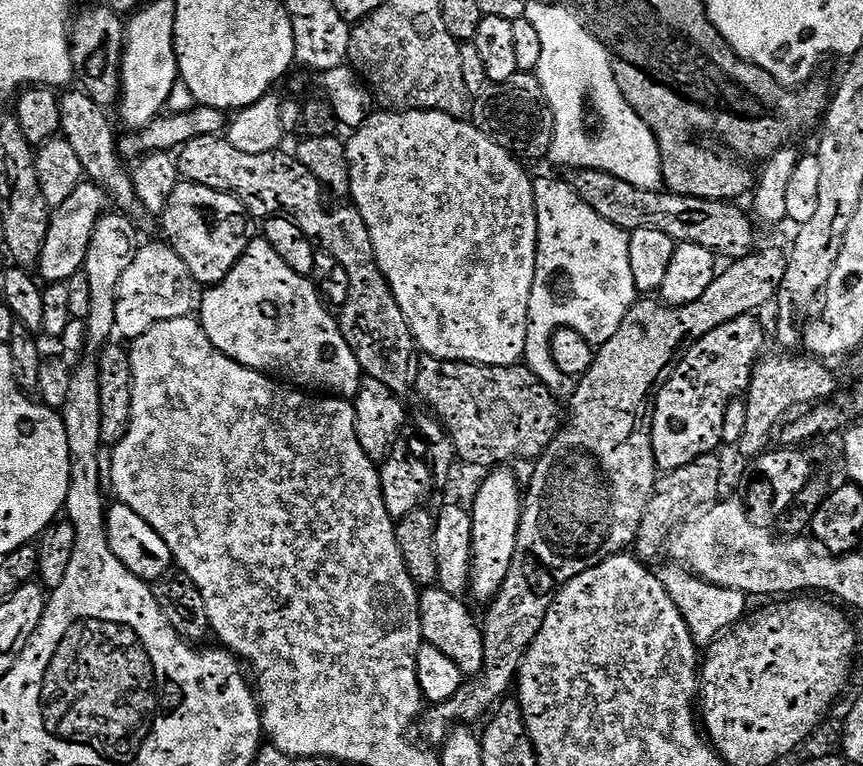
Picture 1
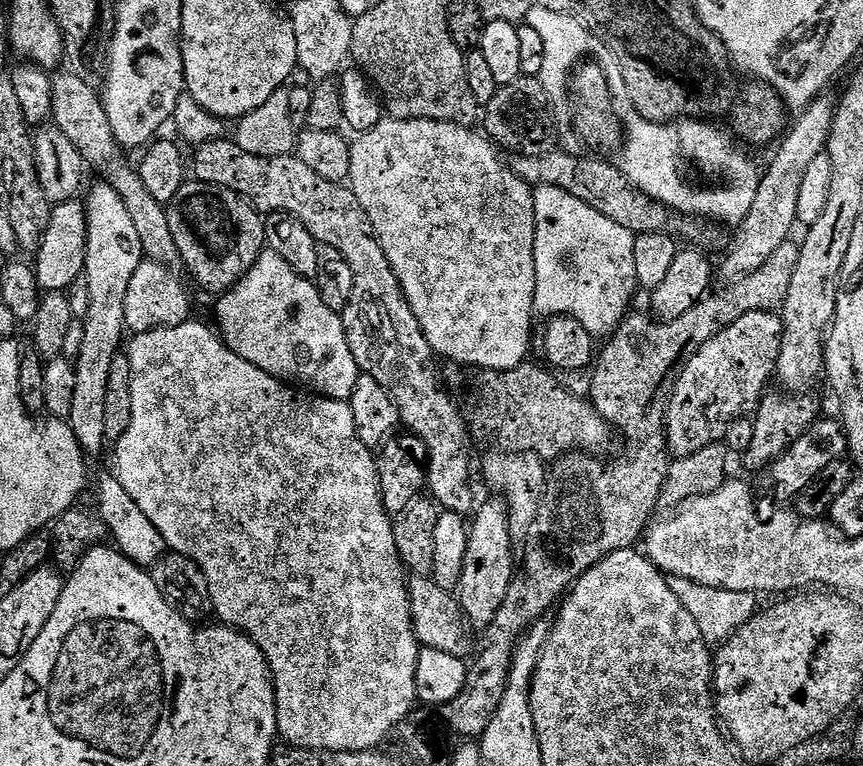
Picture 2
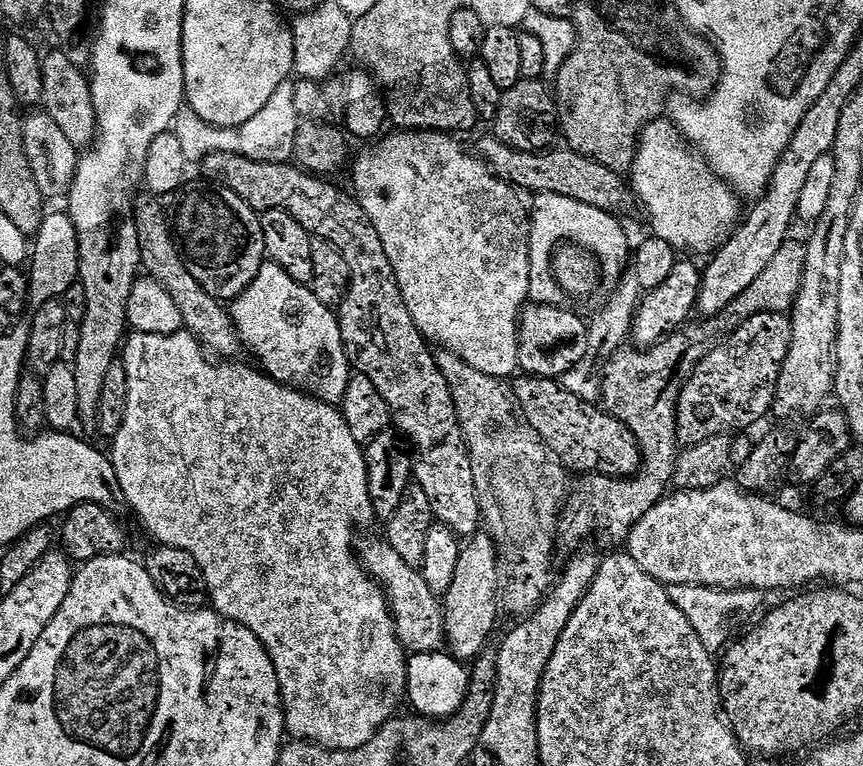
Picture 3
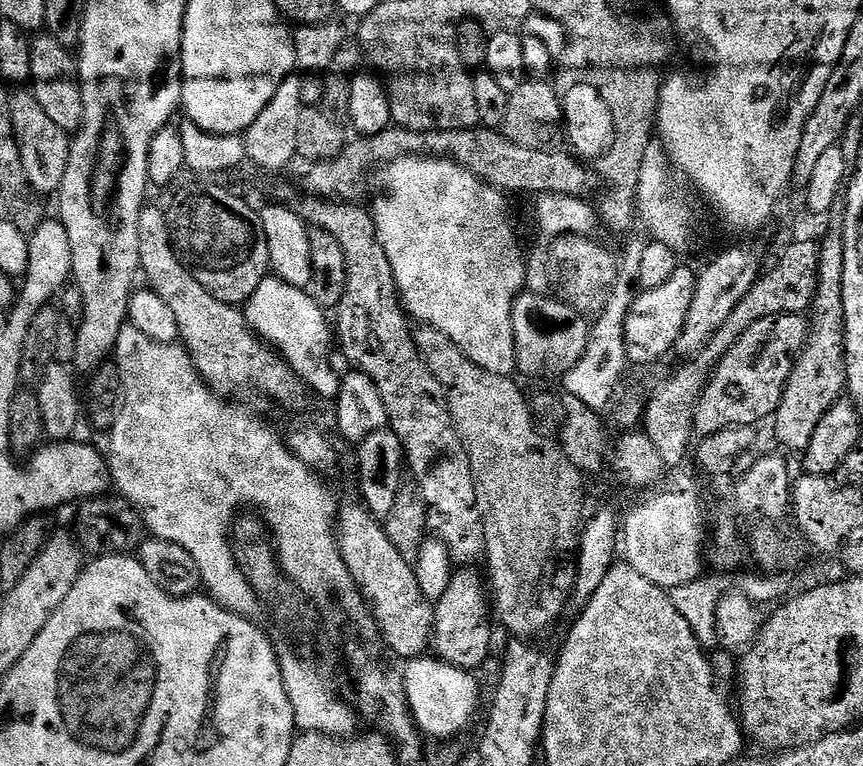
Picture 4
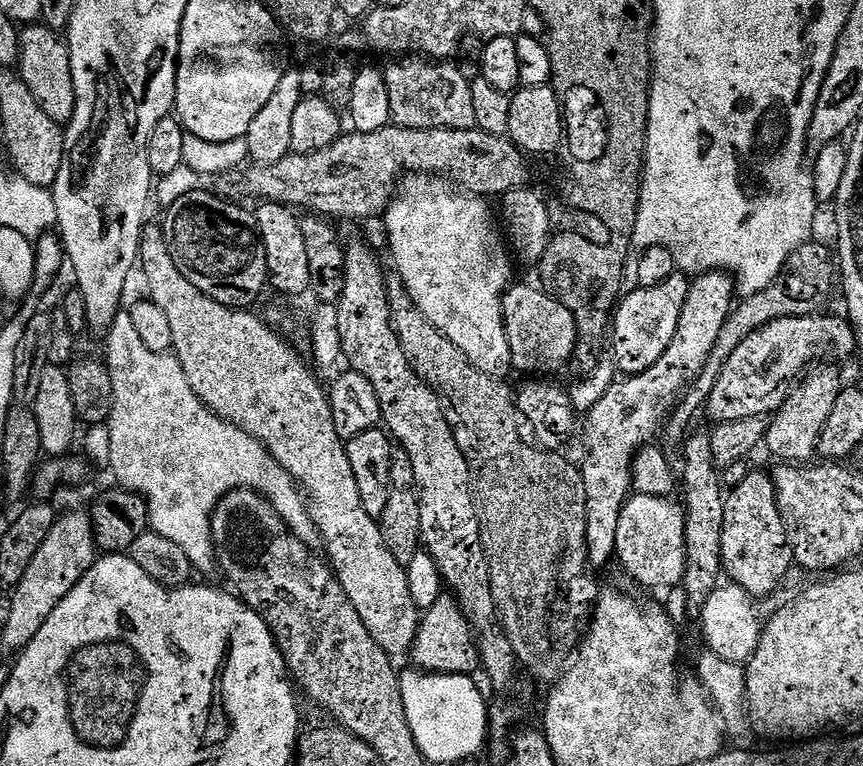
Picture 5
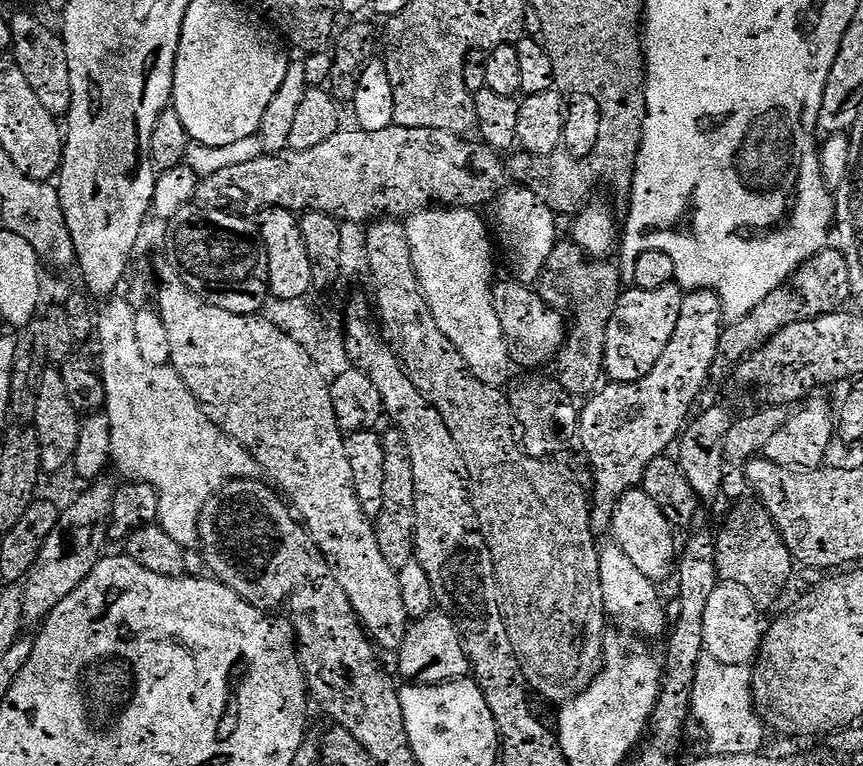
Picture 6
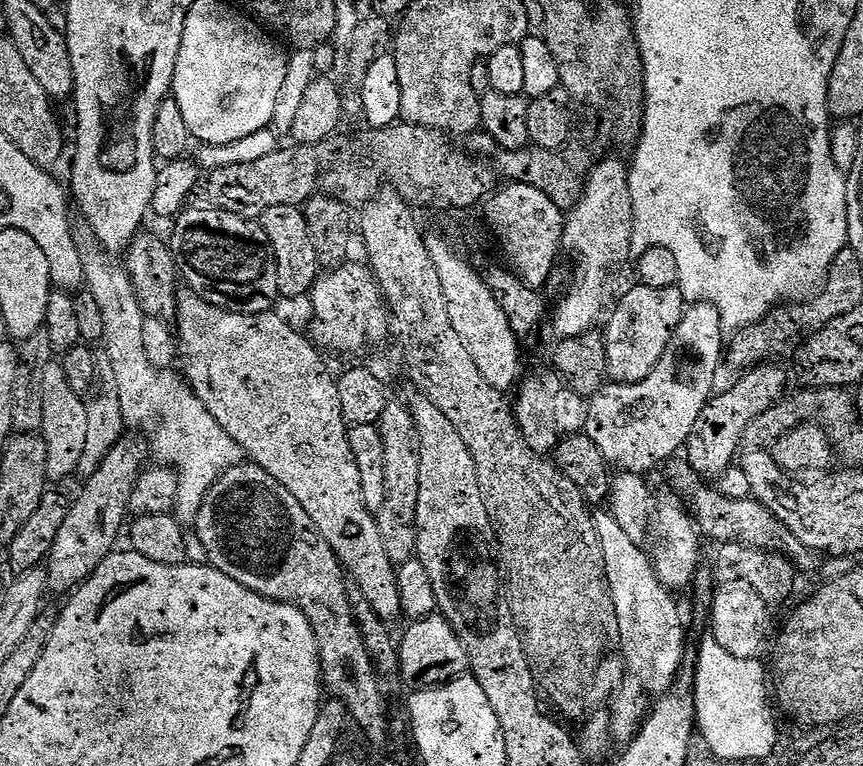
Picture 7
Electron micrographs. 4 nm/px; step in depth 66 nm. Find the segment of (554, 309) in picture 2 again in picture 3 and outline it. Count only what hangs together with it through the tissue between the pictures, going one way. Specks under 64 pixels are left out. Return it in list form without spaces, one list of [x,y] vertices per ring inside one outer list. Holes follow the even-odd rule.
[[[537,192],[530,200],[530,223],[528,226],[528,245],[530,246],[530,290],[528,299],[533,304],[559,305],[566,294],[558,286],[552,273],[552,254],[562,244],[574,244],[590,253],[600,266],[605,281],[620,280],[630,264],[630,244],[624,228],[617,217],[606,210],[598,210],[598,206],[586,206],[586,202],[574,202],[574,198],[562,198],[562,194],[546,194]]]

